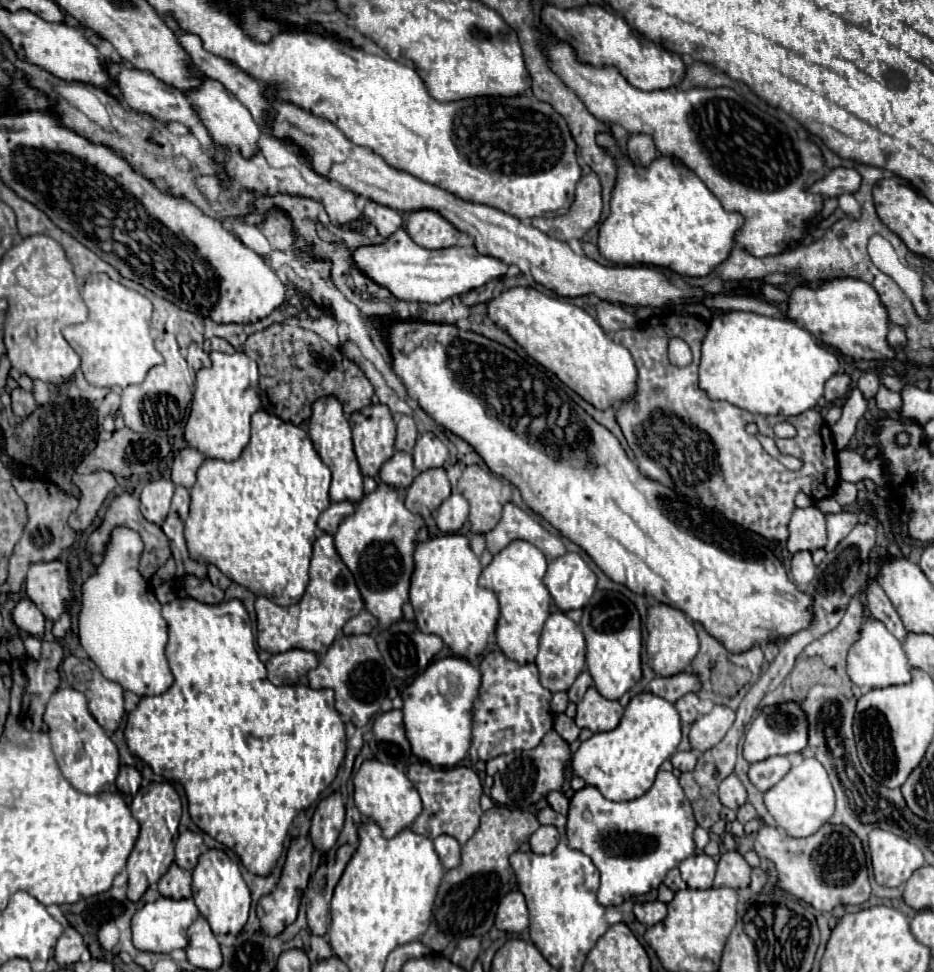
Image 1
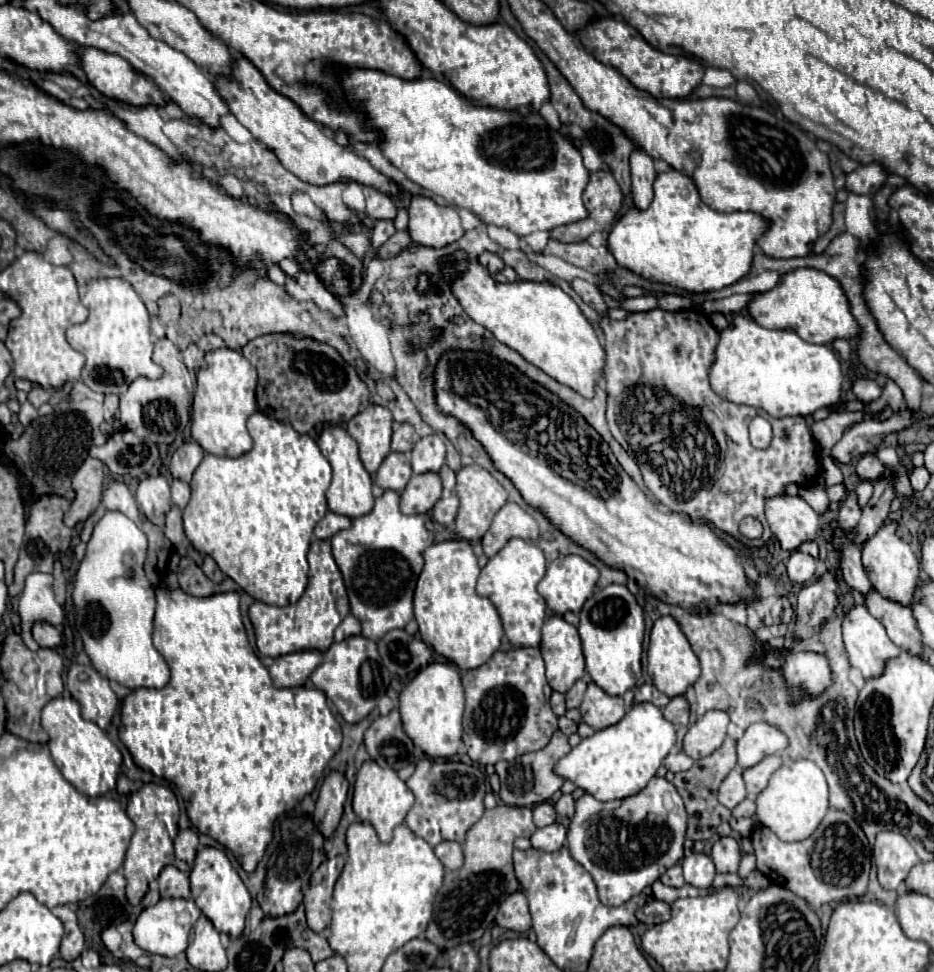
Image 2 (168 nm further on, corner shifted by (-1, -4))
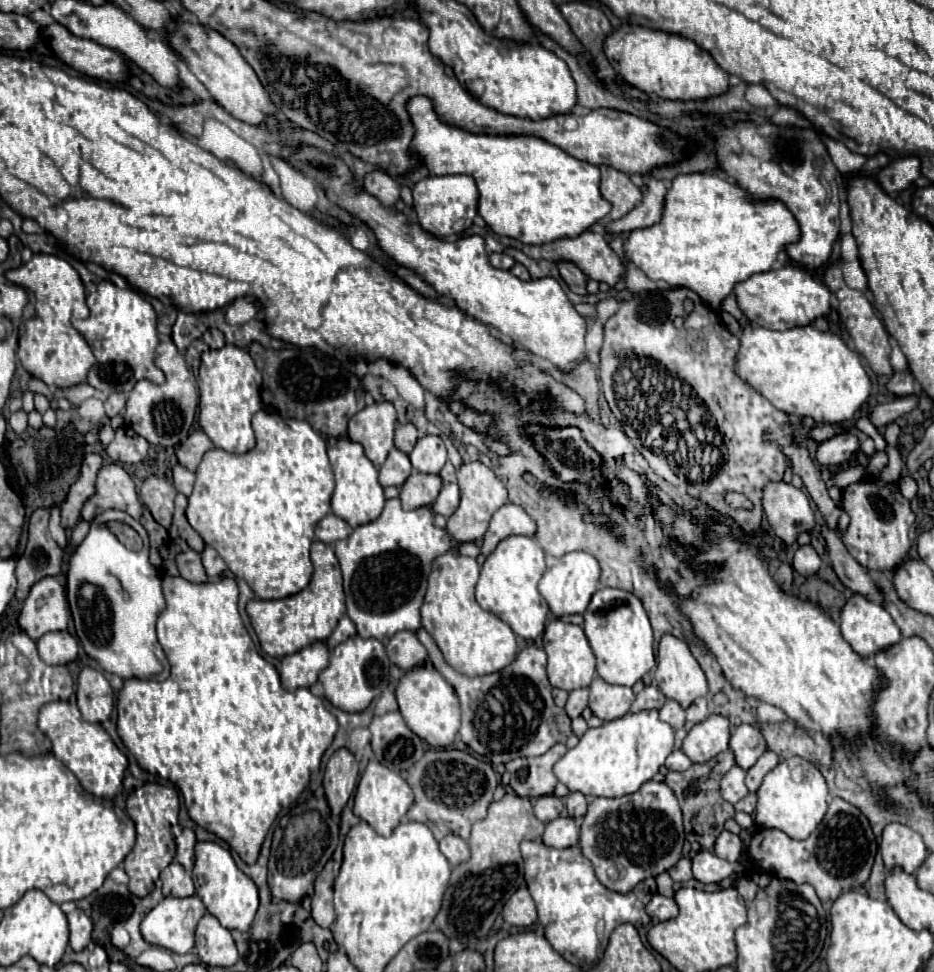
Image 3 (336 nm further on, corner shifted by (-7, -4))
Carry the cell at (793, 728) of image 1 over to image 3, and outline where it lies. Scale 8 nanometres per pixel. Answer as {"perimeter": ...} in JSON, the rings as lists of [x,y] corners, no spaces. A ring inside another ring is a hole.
{"perimeter":[[[740,725],[736,729],[736,737],[734,737],[734,733],[730,737],[730,749],[736,755],[738,767],[742,767],[746,771],[760,759],[762,753],[768,751],[768,745],[766,745],[766,739],[758,727]]]}

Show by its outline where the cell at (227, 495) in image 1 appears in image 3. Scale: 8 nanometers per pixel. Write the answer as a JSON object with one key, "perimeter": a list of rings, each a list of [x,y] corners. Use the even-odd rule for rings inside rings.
{"perimeter":[[[258,411],[252,417],[256,447],[244,455],[210,449],[196,469],[196,485],[188,497],[186,517],[192,529],[214,547],[226,561],[228,569],[244,579],[260,599],[284,599],[308,587],[312,577],[310,545],[318,521],[330,513],[330,497],[334,491],[334,473],[326,455],[324,439],[314,433],[306,421],[282,419]]]}

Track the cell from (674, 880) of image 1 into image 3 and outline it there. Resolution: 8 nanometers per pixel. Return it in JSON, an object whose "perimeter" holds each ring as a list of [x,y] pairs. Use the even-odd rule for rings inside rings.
{"perimeter":[[[682,857],[670,871],[670,877],[672,877],[672,881],[680,881],[680,883],[684,883],[684,881],[690,881],[692,879],[692,869],[690,869],[690,859],[686,859],[686,857]]]}

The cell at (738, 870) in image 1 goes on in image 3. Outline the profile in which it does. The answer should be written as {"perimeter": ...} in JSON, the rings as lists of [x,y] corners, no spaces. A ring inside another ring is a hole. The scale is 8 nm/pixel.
{"perimeter":[[[722,831],[720,837],[716,839],[716,847],[714,847],[714,853],[720,857],[720,859],[726,859],[730,863],[738,861],[740,853],[742,853],[742,841],[738,835],[730,833],[730,831]]]}

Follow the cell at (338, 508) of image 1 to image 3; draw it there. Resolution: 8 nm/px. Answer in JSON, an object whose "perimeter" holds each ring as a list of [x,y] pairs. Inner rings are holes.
{"perimeter":[[[328,513],[316,525],[316,539],[322,541],[322,543],[326,543],[326,545],[332,545],[338,539],[346,539],[350,535],[350,531],[352,531],[352,527],[344,519],[336,517],[334,513]]]}

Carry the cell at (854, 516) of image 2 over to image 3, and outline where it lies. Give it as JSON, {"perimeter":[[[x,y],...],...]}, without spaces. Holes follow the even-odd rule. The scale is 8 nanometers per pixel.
{"perimeter":[[[864,479],[852,483],[842,493],[842,507],[850,515],[850,525],[842,537],[848,553],[870,573],[894,573],[908,559],[908,551],[912,541],[908,531],[914,523],[914,513],[910,509],[910,501],[900,495],[900,491],[892,493],[892,485],[876,487],[874,479]]]}

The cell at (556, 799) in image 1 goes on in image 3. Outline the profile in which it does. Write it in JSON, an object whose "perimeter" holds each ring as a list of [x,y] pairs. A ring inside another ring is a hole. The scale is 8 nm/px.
{"perimeter":[[[570,793],[570,795],[566,797],[566,811],[568,811],[568,815],[570,815],[572,819],[576,819],[576,821],[580,821],[580,819],[584,817],[586,805],[588,805],[588,801],[586,801],[586,797],[584,797],[582,793]]]}

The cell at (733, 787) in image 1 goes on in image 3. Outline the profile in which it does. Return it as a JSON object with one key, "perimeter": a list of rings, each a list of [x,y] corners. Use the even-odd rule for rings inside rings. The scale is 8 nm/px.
{"perimeter":[[[734,765],[726,775],[724,775],[724,779],[722,779],[722,783],[720,783],[720,791],[722,791],[722,797],[728,801],[728,803],[738,803],[742,797],[746,797],[748,795],[748,787],[746,787],[746,783],[744,783],[744,777],[746,777],[746,773],[738,767],[738,765]]]}

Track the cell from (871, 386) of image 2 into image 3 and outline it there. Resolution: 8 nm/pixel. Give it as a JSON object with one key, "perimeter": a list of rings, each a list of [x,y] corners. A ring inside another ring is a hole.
{"perimeter":[[[894,373],[892,379],[886,383],[886,389],[898,397],[906,397],[914,393],[914,379],[906,373]]]}

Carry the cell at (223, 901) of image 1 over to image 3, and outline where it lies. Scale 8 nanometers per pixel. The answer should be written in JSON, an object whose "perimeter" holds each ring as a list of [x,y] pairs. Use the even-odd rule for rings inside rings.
{"perimeter":[[[198,843],[192,878],[195,894],[204,901],[206,909],[222,923],[222,927],[238,931],[250,929],[250,923],[258,909],[258,889],[254,881],[236,867],[228,849],[220,847],[218,843]]]}

